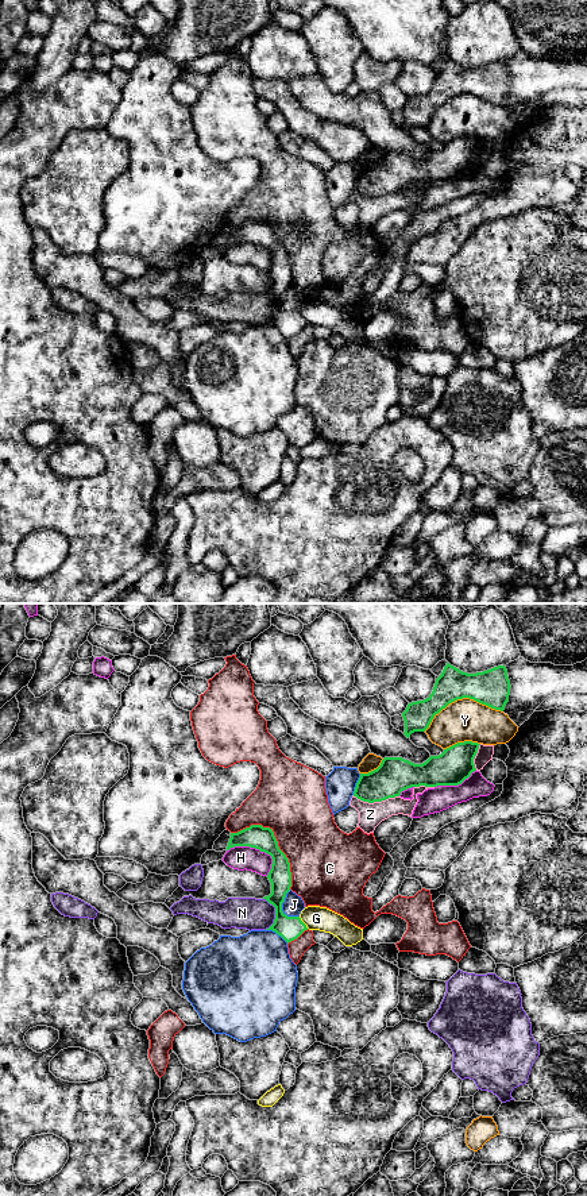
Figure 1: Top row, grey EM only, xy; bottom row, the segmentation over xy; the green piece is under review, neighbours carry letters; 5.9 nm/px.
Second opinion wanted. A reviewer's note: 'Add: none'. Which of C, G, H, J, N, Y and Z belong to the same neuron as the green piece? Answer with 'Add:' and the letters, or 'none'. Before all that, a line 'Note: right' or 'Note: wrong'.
Note: right
Add: none

